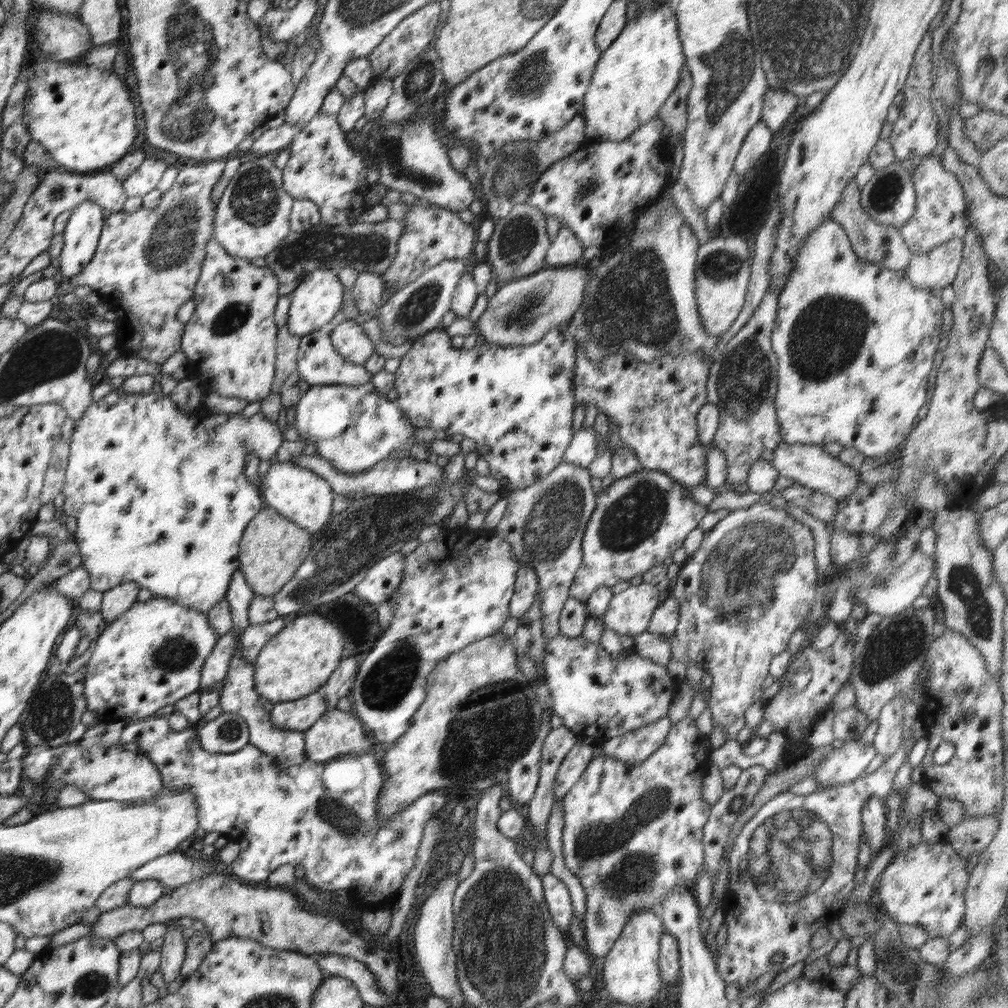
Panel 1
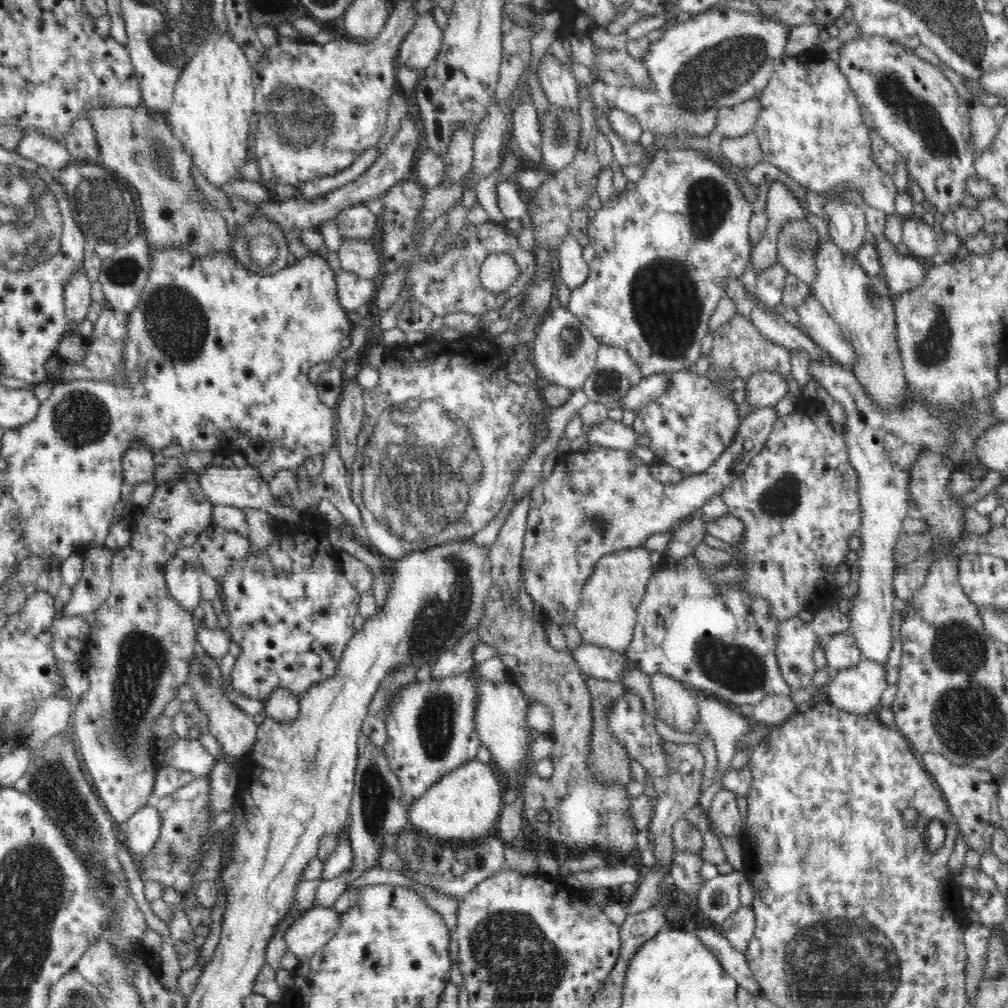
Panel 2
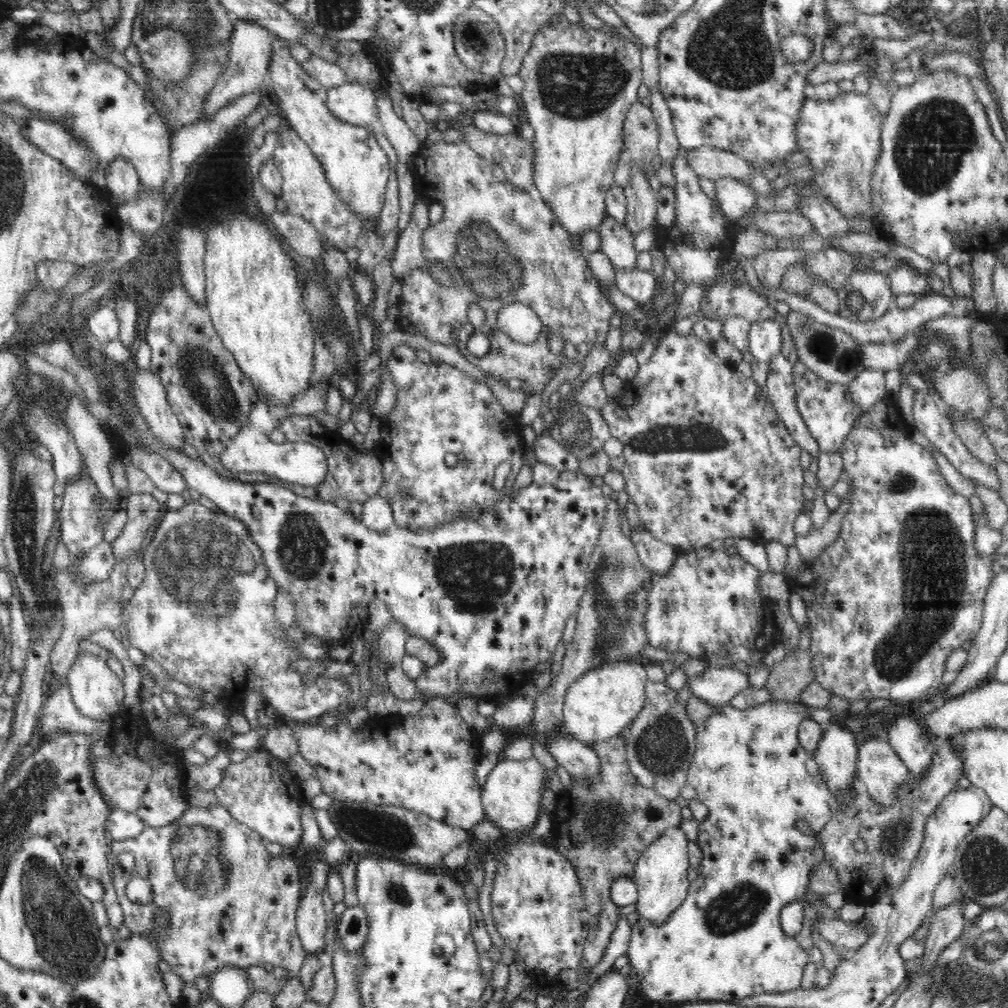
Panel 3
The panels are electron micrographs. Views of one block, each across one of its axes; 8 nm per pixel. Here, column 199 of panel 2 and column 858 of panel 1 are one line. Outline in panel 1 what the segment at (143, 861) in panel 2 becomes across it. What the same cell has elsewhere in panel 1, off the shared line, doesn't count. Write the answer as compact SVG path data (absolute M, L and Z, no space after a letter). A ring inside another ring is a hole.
M910 731L909 733L904 732L902 744L898 746L898 750L884 761L874 772L868 774L868 776L860 776L850 783L840 784L839 786L832 785L831 787L823 788L821 791L816 791L812 794L799 795L791 793L790 791L782 792L773 796L754 816L743 826L740 834L736 837L733 842L733 847L729 853L729 866L728 869L728 889L725 893L724 904L725 904L725 918L724 925L726 925L726 932L728 932L728 937L726 938L726 943L722 946L718 946L718 953L714 955L714 960L716 960L716 968L721 979L725 984L736 984L741 989L748 984L755 982L759 976L764 976L766 972L774 972L774 974L779 974L782 970L790 968L796 962L800 962L812 952L812 947L810 947L810 940L812 940L812 934L815 934L816 930L820 927L827 928L828 924L832 922L837 922L838 918L843 910L843 906L846 900L850 898L852 890L856 888L856 882L854 881L854 874L856 874L857 867L857 856L860 850L860 838L862 838L863 833L863 823L861 820L862 806L870 800L870 798L880 798L885 800L885 798L894 792L894 775L896 771L900 768L900 765L908 759L908 754L914 746L916 738L914 734ZM776 953L782 953L784 960L779 964L770 964L772 956Z

